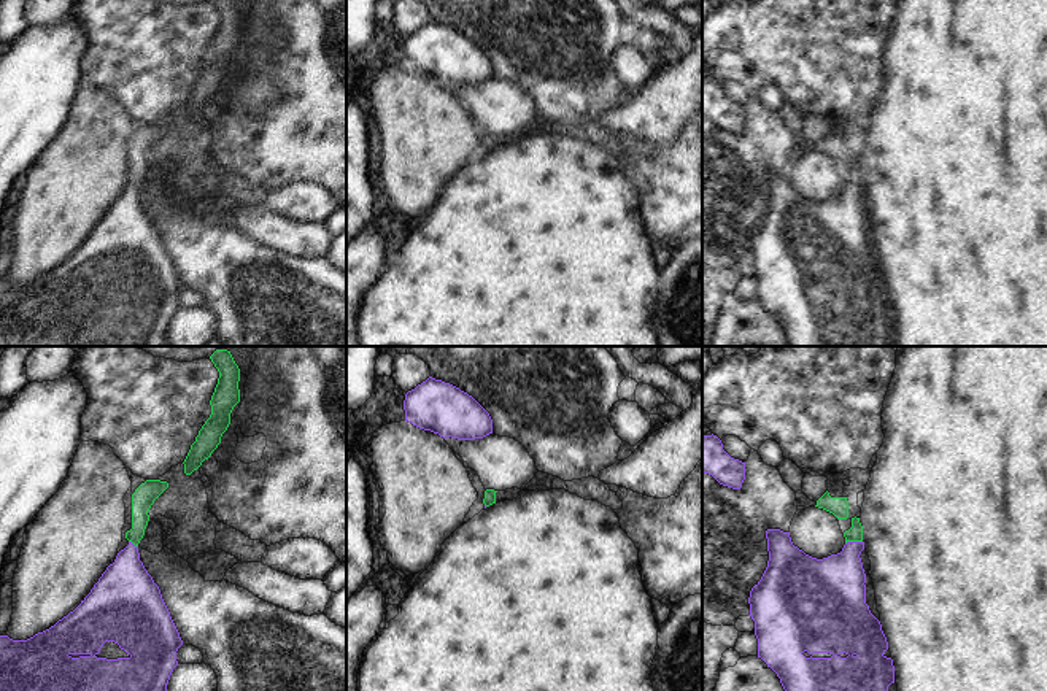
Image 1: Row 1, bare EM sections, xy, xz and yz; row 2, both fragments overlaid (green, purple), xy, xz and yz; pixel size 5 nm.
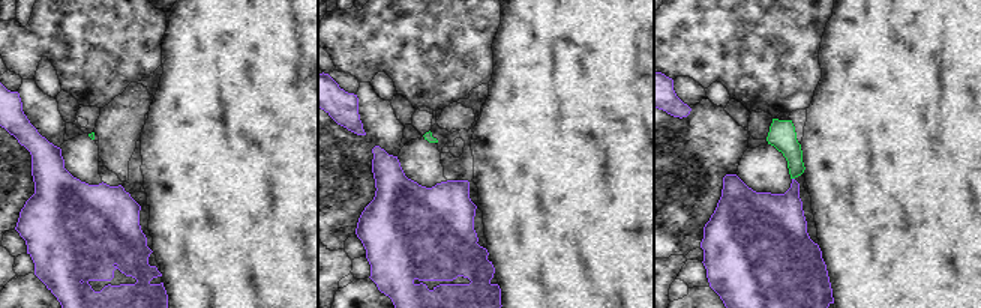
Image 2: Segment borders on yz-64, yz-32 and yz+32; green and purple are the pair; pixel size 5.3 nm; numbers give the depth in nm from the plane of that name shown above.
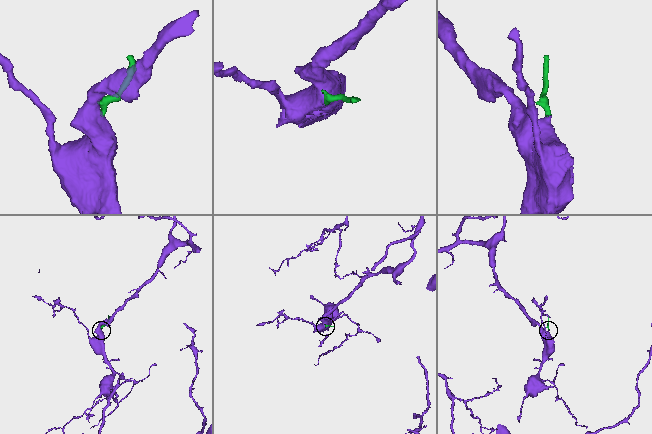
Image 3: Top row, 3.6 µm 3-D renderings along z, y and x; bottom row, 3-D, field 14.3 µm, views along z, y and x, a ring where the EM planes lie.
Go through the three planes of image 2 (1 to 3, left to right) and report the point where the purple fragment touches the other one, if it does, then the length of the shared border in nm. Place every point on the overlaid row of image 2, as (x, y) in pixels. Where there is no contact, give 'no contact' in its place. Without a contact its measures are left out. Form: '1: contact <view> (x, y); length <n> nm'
1: no contact
2: no contact
3: no contact

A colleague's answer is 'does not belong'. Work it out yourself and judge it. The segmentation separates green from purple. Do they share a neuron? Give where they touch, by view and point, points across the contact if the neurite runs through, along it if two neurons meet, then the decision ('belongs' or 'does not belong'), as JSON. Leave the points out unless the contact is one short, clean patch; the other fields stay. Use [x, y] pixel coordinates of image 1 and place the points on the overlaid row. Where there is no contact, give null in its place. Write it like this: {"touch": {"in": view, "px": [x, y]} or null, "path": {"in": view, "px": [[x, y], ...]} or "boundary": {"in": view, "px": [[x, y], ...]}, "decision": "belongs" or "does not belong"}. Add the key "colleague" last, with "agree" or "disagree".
{"touch": {"in": "yz", "px": [853, 540]}, "path": {"in": "yz", "px": [[855, 532], [853, 540], [846, 569], [834, 585]]}, "decision": "belongs", "colleague": "disagree"}

